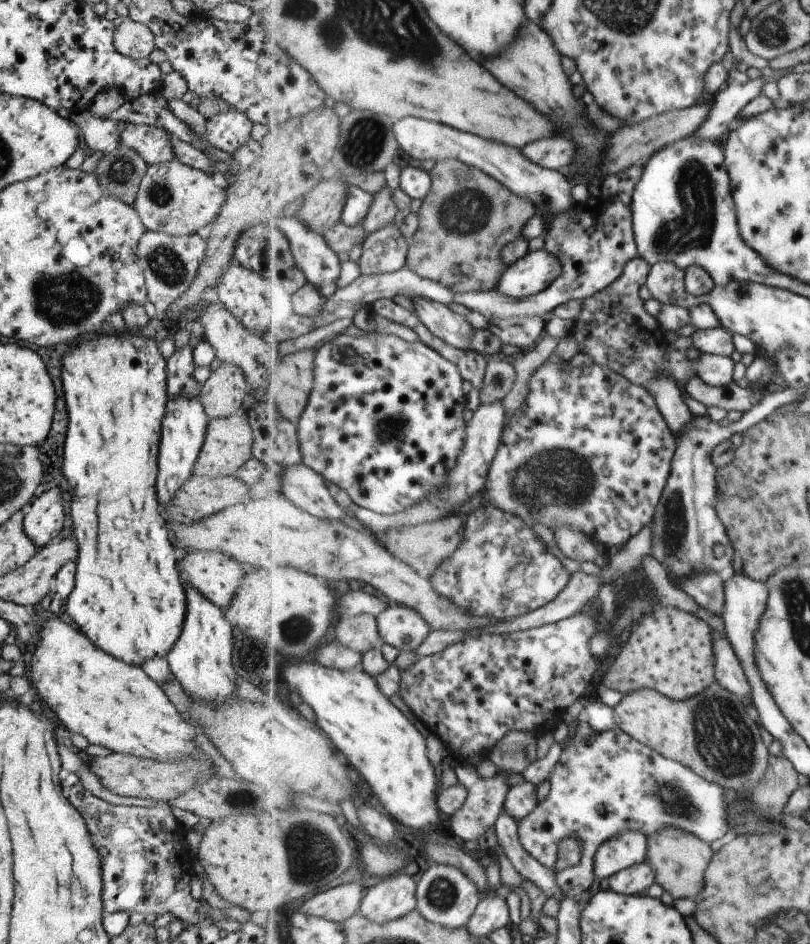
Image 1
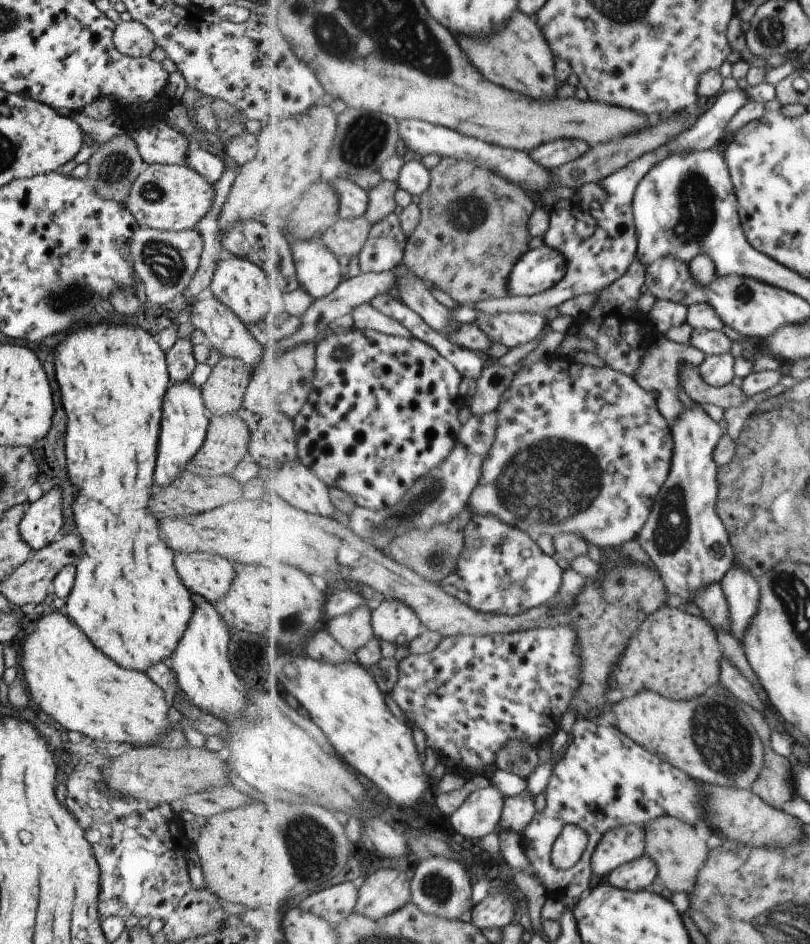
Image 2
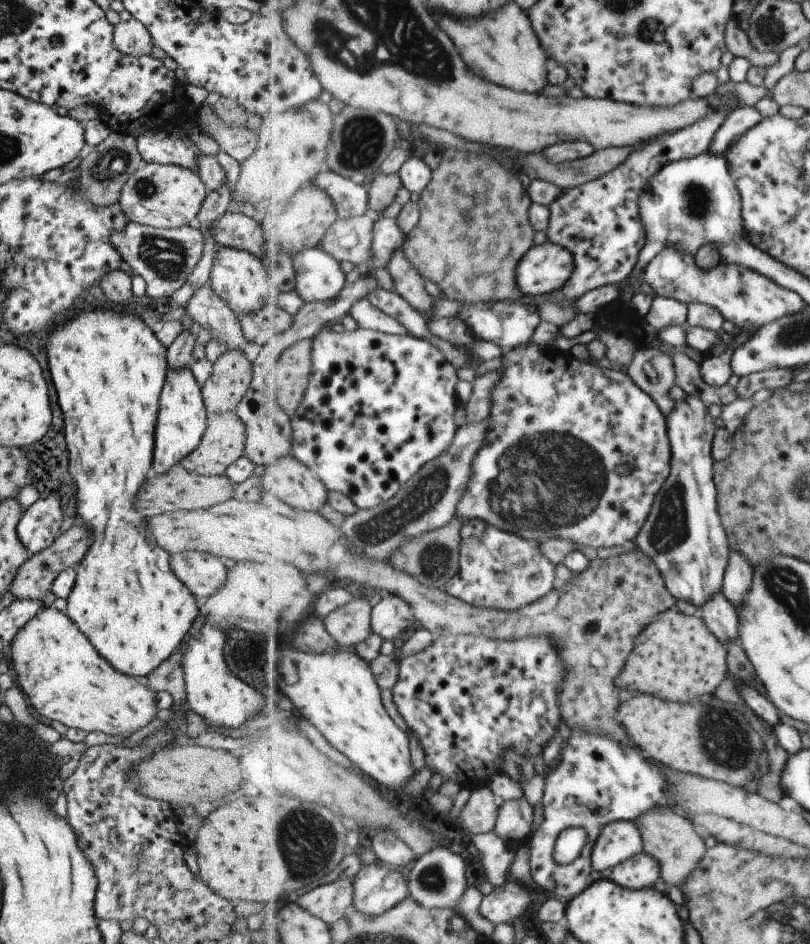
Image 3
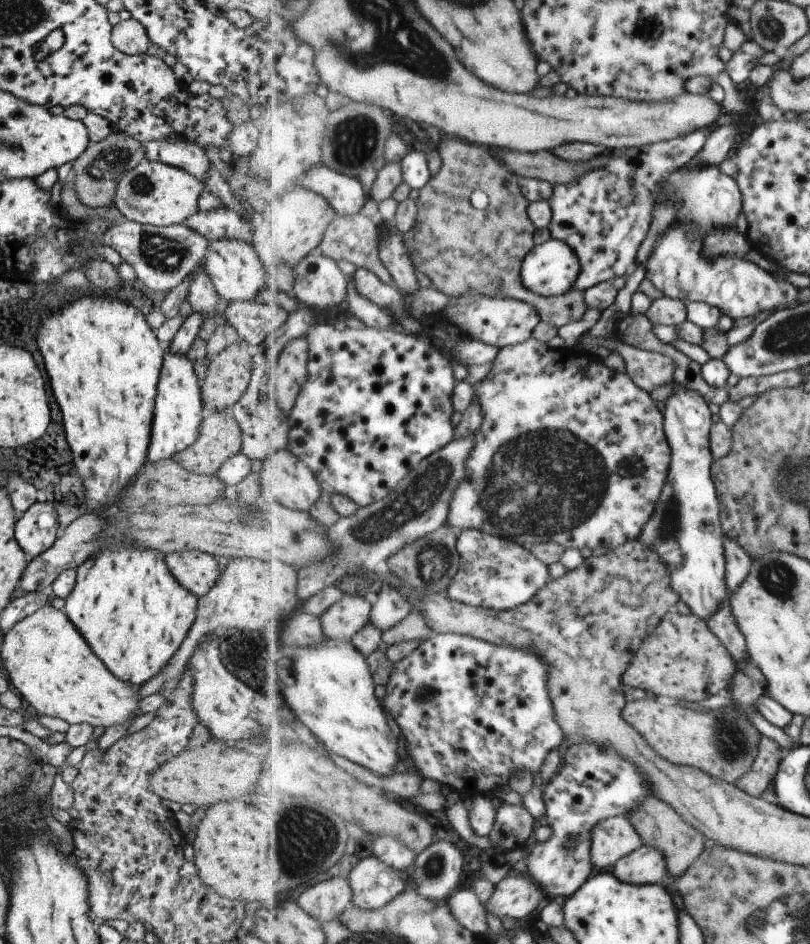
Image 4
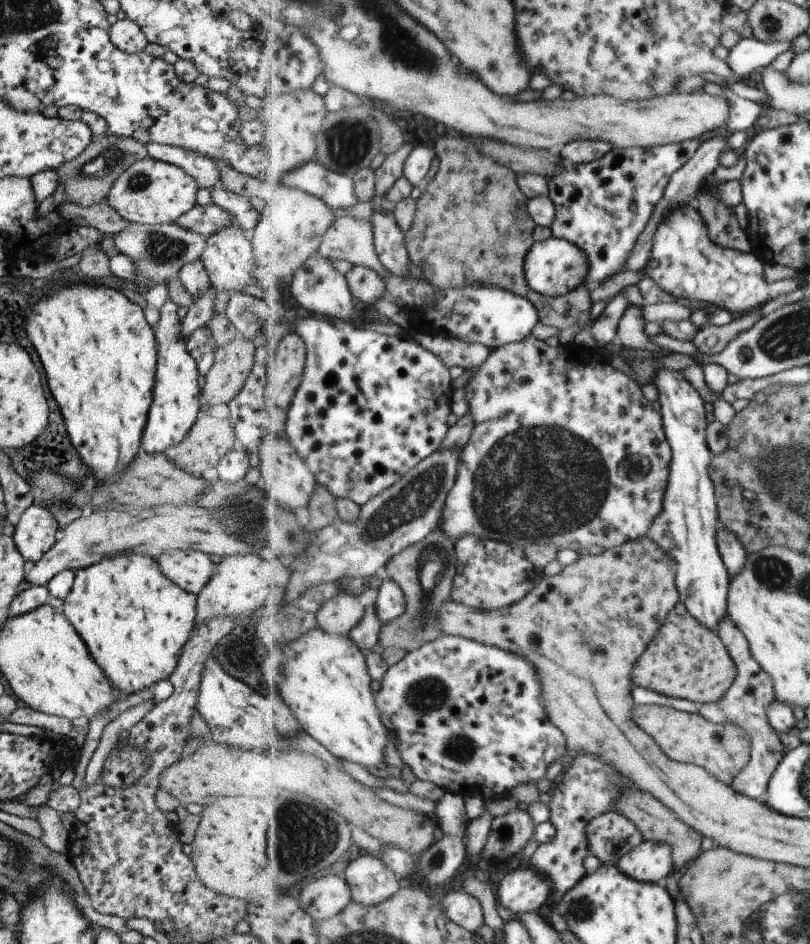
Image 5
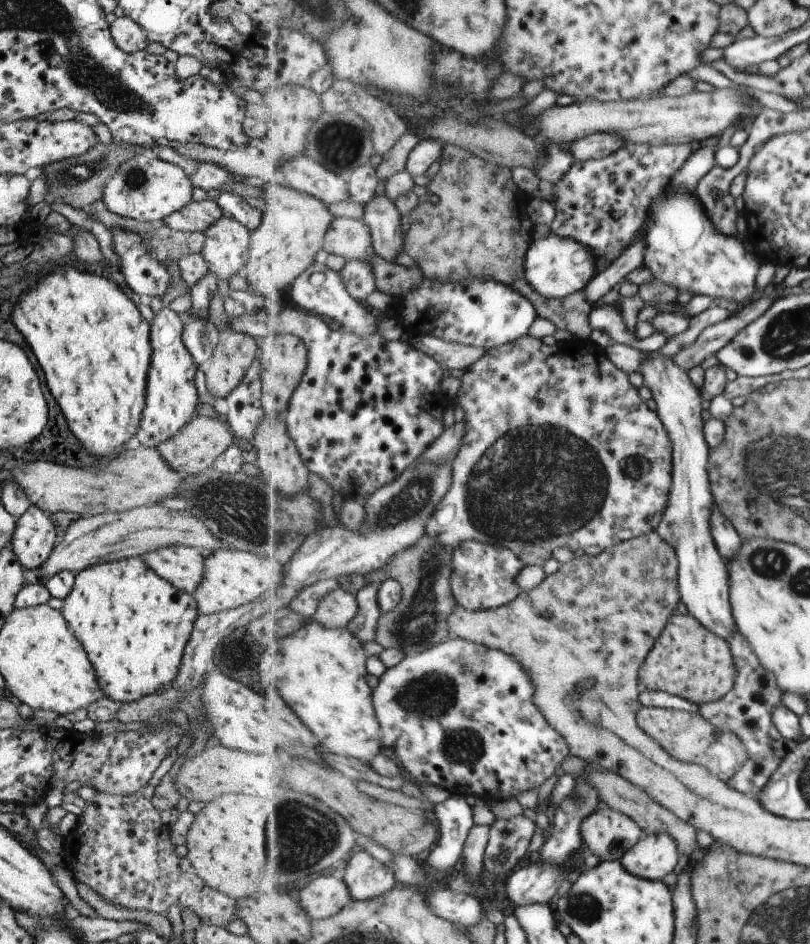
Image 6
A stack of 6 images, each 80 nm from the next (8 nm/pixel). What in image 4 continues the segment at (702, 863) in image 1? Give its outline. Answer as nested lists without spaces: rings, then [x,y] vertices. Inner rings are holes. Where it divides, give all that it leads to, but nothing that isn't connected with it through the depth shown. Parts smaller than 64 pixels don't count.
[[[655,794],[647,797],[645,804],[639,805],[638,809],[629,813],[627,818],[634,823],[645,844],[661,849],[666,854],[668,874],[675,879],[683,876],[706,849],[706,836],[691,826],[668,802],[661,800]]]

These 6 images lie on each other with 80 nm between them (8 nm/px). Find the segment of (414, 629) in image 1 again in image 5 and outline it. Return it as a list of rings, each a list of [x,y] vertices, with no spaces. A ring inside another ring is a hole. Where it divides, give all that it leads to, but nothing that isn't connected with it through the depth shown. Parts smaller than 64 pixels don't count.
[[[393,579],[382,581],[376,598],[376,611],[382,624],[398,619],[407,608],[404,590]]]

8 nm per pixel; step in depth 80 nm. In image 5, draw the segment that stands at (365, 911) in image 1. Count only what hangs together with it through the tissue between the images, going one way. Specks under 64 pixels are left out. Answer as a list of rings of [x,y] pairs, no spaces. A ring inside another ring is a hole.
[[[369,853],[350,861],[345,869],[345,877],[350,883],[354,901],[367,906],[391,898],[404,882],[381,858],[374,858]]]

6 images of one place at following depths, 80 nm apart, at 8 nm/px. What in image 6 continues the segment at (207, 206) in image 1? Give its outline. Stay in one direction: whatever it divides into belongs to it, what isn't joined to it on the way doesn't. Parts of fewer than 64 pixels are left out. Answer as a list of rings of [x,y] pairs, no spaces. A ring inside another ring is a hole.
[[[147,148],[123,161],[105,181],[100,194],[101,202],[113,214],[139,222],[161,223],[174,210],[182,209],[192,200],[192,184],[189,177],[173,163],[162,161]]]

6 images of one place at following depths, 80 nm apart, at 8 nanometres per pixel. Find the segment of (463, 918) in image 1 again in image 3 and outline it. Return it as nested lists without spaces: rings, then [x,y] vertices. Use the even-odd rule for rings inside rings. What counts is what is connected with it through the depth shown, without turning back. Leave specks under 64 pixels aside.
[[[438,844],[434,849],[417,857],[407,879],[410,886],[410,896],[430,909],[450,908],[458,911],[460,898],[468,889],[465,860],[461,854],[453,852],[451,848]]]

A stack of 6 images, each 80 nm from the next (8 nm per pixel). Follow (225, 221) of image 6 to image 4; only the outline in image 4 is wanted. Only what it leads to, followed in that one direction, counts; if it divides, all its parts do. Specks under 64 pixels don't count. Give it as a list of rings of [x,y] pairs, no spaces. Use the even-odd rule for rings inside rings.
[[[232,238],[208,241],[200,266],[209,277],[219,298],[225,298],[229,303],[242,300],[255,301],[259,292],[267,288],[263,267],[253,247],[245,241]]]

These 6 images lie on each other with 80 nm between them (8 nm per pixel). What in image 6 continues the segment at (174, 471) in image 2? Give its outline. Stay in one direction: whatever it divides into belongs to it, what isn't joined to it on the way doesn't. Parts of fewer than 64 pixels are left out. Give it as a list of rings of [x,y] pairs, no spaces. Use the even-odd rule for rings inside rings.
[[[162,307],[150,325],[150,368],[146,374],[143,412],[139,417],[139,428],[135,438],[141,446],[155,447],[166,438],[172,437],[192,416],[199,397],[195,390],[194,374],[197,369],[189,351],[181,342],[184,318]]]

